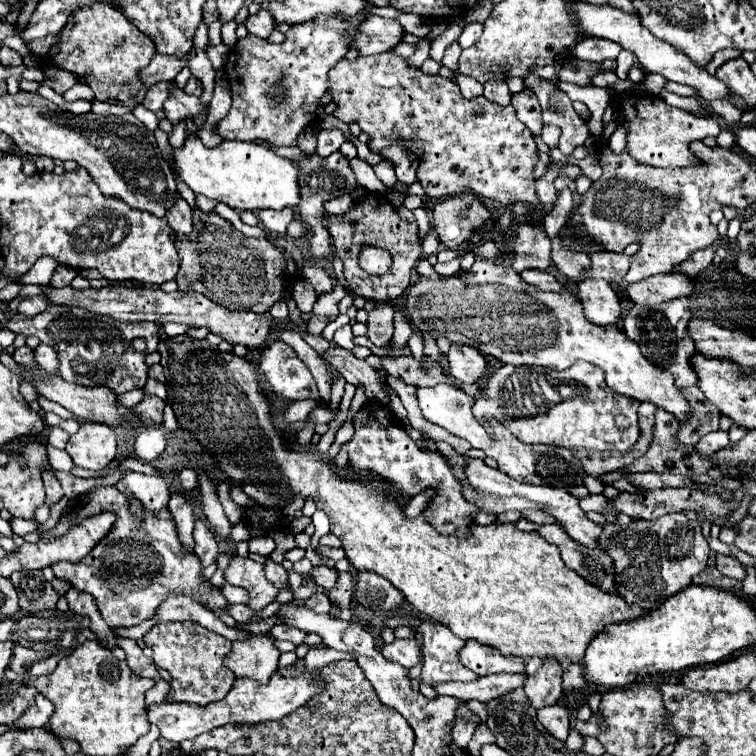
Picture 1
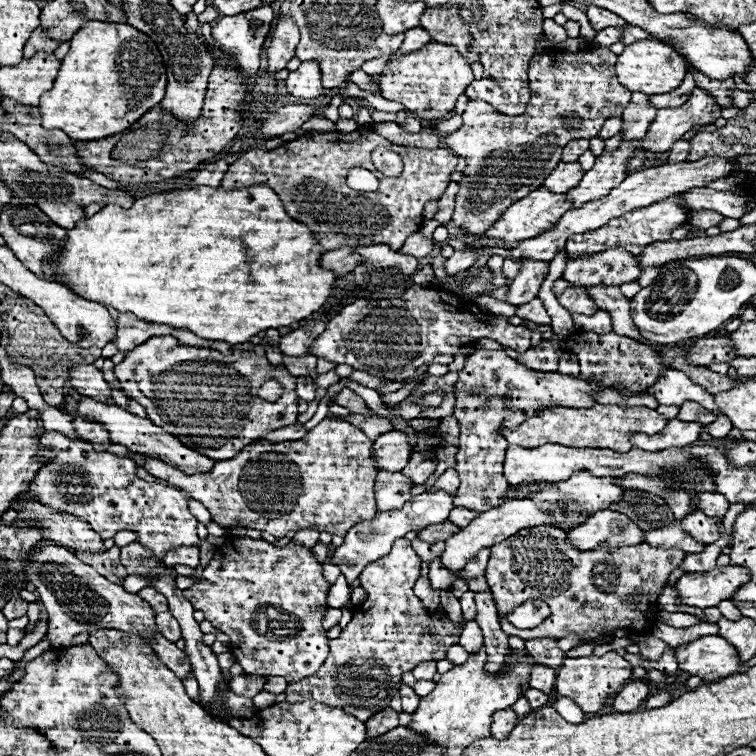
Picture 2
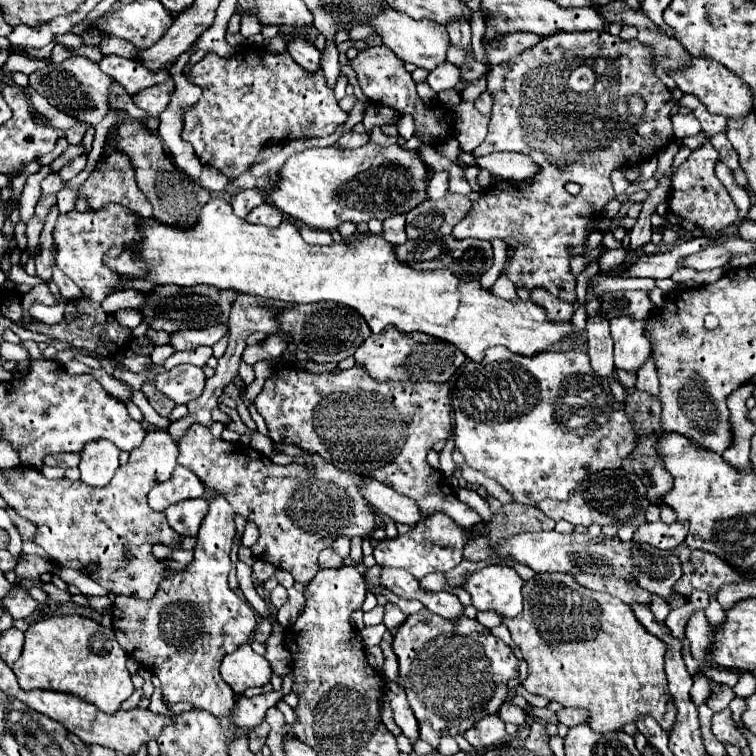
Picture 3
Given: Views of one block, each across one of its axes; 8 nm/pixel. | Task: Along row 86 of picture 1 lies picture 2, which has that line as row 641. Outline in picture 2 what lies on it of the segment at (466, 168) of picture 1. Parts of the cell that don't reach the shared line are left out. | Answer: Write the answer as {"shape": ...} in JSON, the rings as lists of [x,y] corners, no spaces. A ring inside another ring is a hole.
{"shape":[[[400,538],[388,556],[364,568],[360,586],[368,596],[360,604],[358,616],[352,618],[338,638],[328,642],[330,652],[314,676],[288,684],[288,702],[324,702],[334,708],[344,708],[348,714],[366,722],[372,714],[388,706],[400,688],[402,672],[414,670],[420,662],[446,658],[448,648],[458,644],[468,620],[454,624],[448,616],[442,620],[428,616],[430,612],[414,594],[414,582],[420,578],[420,562],[410,542]]]}

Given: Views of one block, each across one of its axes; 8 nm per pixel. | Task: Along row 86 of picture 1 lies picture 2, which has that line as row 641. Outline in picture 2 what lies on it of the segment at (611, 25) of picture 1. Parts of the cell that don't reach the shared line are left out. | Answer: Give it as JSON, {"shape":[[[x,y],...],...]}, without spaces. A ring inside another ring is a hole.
{"shape":[[[720,636],[698,638],[682,646],[676,652],[676,658],[680,670],[700,676],[704,682],[716,682],[742,672],[742,660],[736,648]]]}

